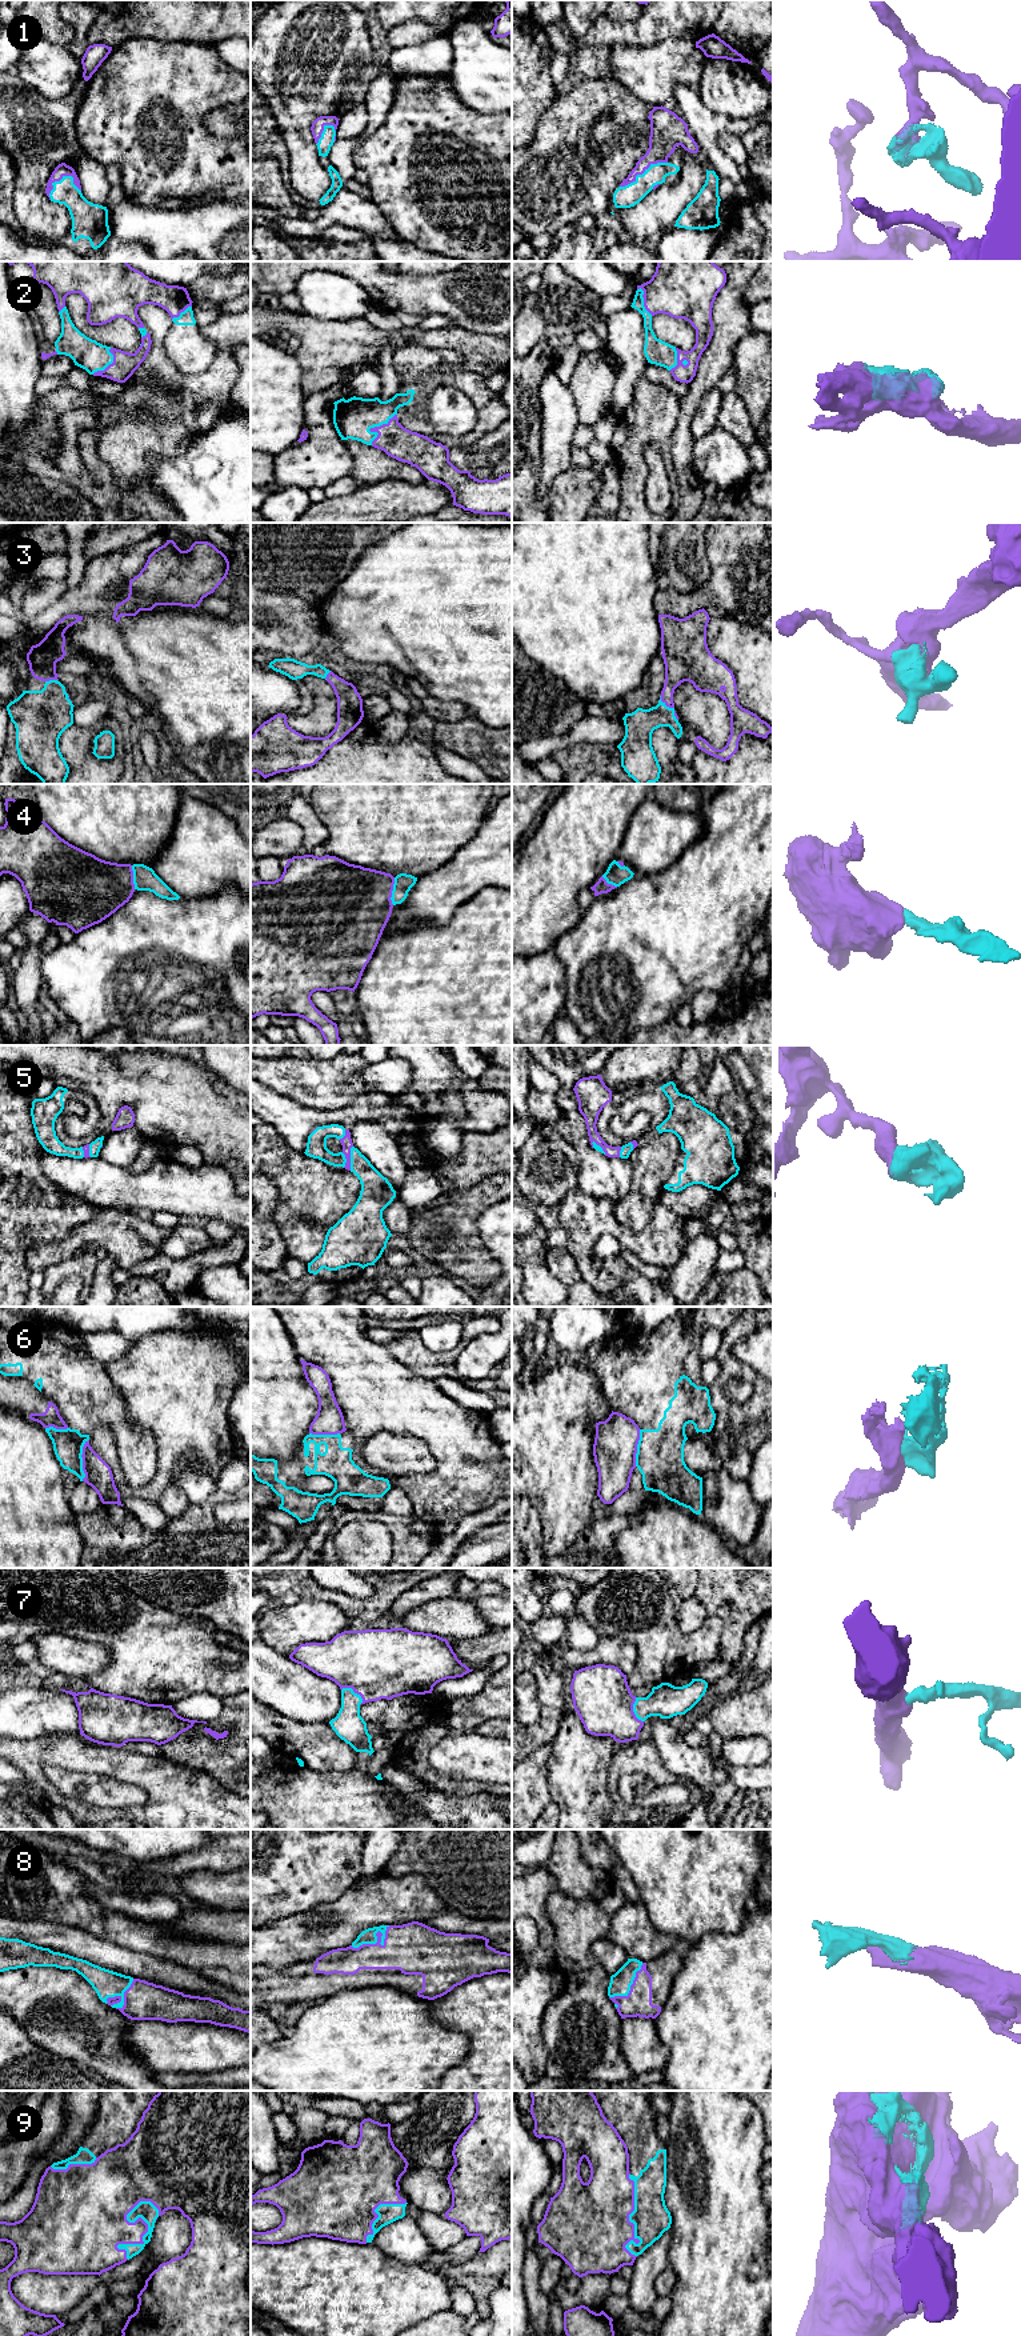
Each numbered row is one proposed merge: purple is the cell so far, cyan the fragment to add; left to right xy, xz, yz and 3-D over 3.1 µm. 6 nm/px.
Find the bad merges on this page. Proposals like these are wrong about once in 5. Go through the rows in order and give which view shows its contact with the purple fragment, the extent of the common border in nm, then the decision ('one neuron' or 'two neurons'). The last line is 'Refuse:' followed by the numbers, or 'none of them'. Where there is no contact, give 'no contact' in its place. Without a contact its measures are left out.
1: contact in yz; length 320 nm; one neuron
2: contact in xz; length 240 nm; one neuron
3: contact in yz; length 120 nm; one neuron
4: contact in xz; length 170 nm; one neuron
5: contact in xz; length 150 nm; one neuron
6: contact in xy; length 260 nm; two neurons
7: contact in xz; length 160 nm; one neuron
8: contact in xz; length 260 nm; one neuron
9: contact in xy; length 380 nm; one neuron
Refuse: 6

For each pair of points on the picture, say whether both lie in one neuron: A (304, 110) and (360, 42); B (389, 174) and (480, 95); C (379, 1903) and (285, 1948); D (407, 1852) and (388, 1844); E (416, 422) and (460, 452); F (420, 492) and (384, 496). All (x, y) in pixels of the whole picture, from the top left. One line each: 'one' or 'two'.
A: one
B: two
C: one
D: two
E: two
F: one

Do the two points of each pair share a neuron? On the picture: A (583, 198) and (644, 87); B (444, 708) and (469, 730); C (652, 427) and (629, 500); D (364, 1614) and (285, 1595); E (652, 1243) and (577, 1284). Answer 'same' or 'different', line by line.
A: different
B: different
C: same
D: same
E: different

